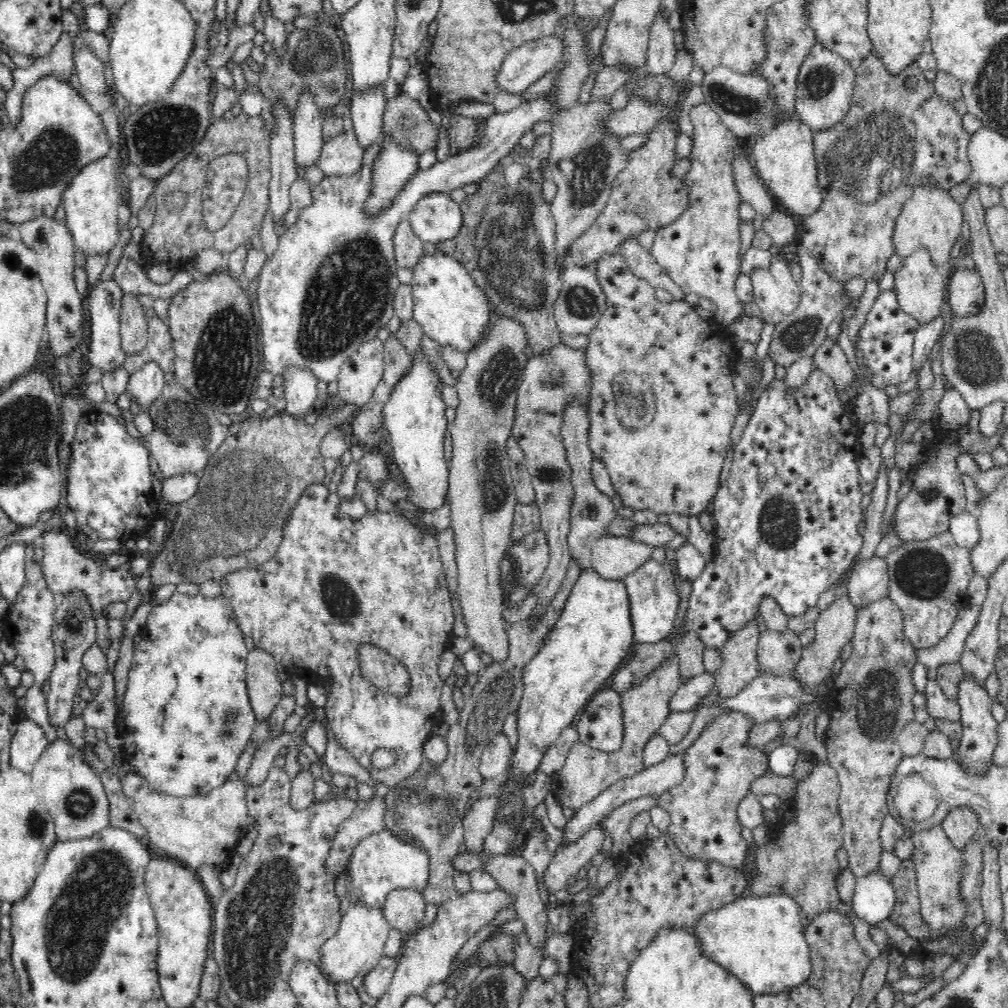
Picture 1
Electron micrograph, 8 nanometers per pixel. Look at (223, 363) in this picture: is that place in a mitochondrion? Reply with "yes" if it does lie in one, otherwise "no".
yes

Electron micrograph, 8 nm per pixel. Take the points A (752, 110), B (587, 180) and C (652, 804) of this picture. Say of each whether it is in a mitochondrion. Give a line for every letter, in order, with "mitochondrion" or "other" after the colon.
A: mitochondrion
B: mitochondrion
C: other

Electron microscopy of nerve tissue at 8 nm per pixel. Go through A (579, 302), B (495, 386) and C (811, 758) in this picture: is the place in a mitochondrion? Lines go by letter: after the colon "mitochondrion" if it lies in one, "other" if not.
A: mitochondrion
B: mitochondrion
C: other

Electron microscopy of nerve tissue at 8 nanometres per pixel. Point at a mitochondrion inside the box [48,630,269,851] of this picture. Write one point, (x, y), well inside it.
(219, 730)

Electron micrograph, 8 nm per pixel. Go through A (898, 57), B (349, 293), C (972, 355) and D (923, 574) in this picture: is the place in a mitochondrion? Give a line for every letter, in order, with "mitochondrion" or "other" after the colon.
A: other
B: mitochondrion
C: mitochondrion
D: mitochondrion

